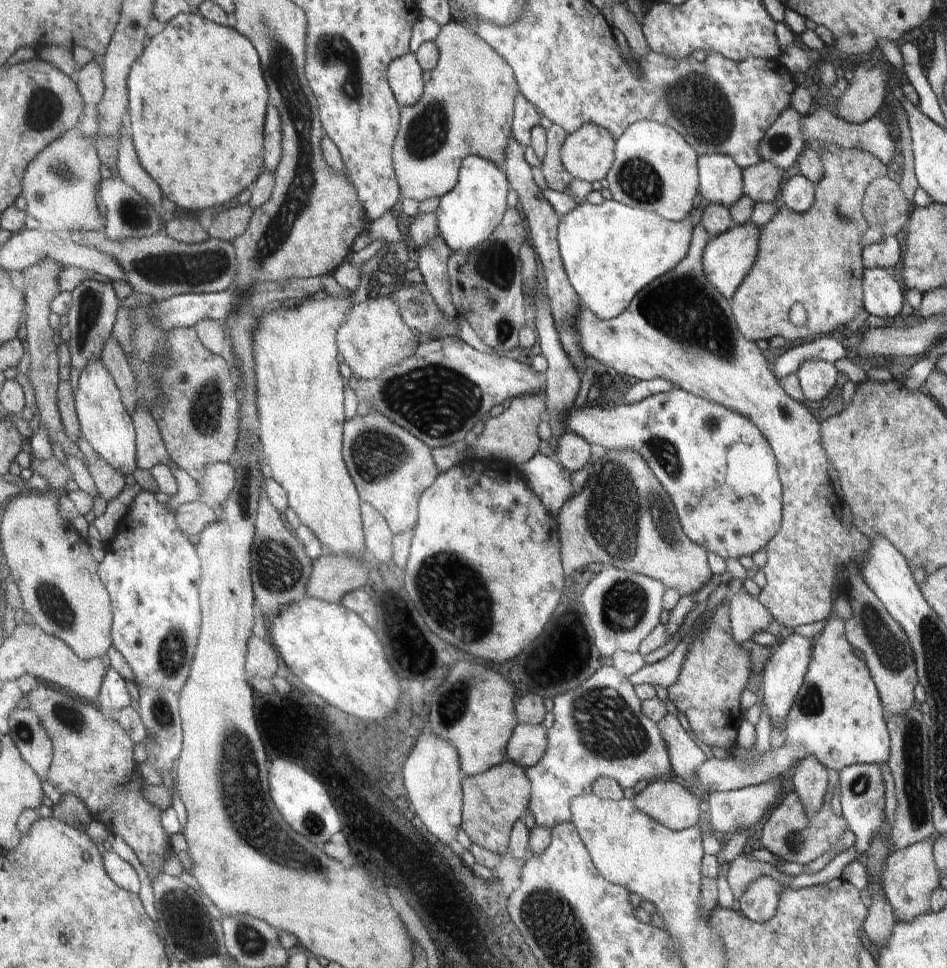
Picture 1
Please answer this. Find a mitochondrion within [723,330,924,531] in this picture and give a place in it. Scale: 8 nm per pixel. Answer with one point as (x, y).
(786, 412)

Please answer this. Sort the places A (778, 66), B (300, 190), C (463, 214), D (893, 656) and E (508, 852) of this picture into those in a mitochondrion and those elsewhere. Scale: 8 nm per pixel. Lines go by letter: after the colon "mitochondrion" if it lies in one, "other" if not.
A: other
B: mitochondrion
C: other
D: mitochondrion
E: other

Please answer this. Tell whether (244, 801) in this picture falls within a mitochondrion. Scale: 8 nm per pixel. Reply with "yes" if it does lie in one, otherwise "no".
yes

